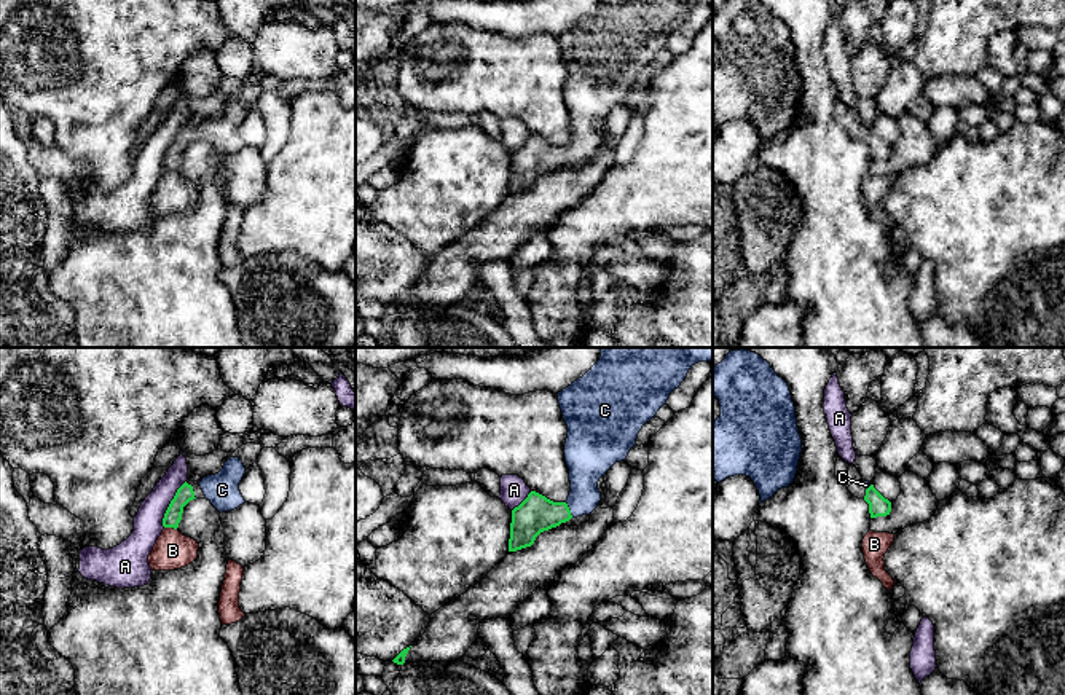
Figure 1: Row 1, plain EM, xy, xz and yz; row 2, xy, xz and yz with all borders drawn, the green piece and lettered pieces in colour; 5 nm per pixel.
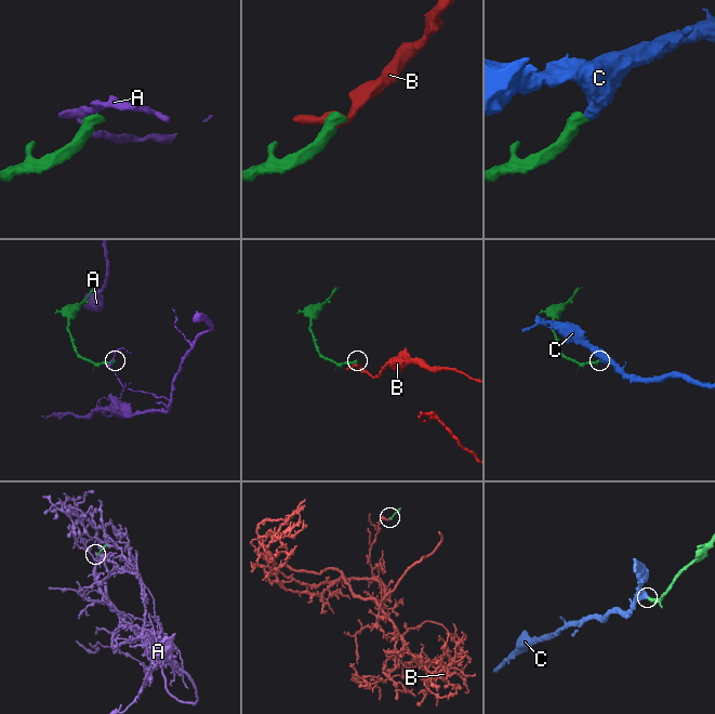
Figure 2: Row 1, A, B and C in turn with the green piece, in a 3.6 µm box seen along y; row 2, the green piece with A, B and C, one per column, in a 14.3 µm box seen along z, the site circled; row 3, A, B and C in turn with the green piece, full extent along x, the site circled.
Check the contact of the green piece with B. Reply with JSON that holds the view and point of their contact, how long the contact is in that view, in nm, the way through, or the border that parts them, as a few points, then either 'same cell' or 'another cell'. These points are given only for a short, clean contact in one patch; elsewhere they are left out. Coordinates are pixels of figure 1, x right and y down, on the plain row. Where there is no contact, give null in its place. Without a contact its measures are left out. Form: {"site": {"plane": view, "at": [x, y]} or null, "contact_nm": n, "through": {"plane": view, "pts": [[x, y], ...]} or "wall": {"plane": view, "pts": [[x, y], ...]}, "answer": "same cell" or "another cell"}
{"site": {"plane": "xy", "at": [171, 169]}, "contact_nm": 70, "wall": {"plane": "xy", "pts": [[165, 169], [176, 172]]}, "answer": "another cell"}

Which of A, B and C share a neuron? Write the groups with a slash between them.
A / B / C

